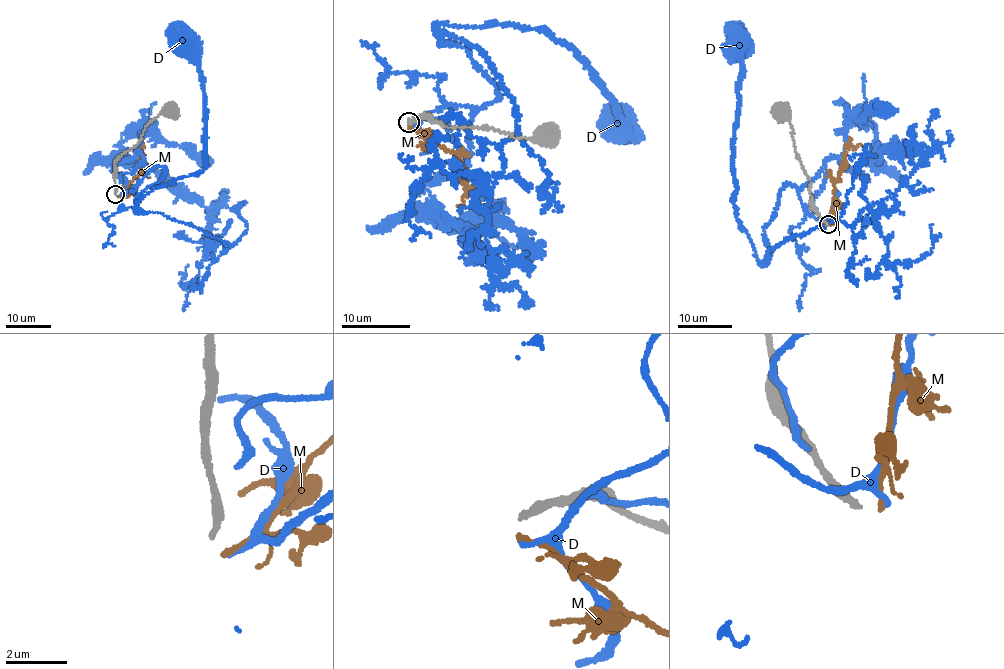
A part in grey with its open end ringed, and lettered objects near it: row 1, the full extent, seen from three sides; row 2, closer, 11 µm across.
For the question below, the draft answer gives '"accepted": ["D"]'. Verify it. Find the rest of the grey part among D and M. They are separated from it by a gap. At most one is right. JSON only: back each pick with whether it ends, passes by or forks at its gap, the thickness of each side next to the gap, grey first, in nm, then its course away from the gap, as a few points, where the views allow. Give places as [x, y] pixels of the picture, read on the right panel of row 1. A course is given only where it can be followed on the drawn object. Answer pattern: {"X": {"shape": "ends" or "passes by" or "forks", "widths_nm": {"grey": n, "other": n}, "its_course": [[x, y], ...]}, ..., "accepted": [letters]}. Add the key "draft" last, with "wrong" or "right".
{"accepted": [], "draft": "wrong"}

